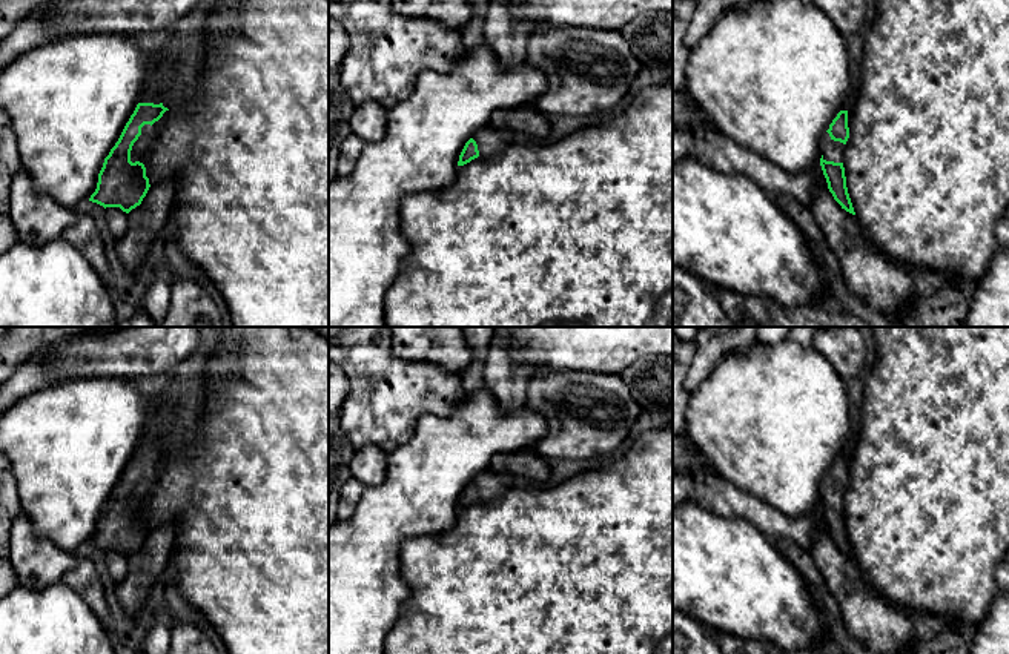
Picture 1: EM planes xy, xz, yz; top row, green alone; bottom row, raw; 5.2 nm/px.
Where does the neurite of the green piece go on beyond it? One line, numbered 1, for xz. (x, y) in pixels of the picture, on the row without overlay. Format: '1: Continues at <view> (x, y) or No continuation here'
1: Continues at xz (489, 484)

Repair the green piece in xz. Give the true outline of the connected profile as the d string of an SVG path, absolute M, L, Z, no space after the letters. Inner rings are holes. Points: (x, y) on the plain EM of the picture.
M490 470L479 473L464 490L458 510L464 510L479 499L488 500L516 487L519 481L511 474L498 474Z

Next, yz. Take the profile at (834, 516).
M840 454L829 468L829 473L820 482L820 510L834 543L842 550L842 553L855 559L848 537L843 511L843 496L848 482L848 454Z

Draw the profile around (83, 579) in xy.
M78 556L77 566L65 573L61 582L77 591L100 622L114 633L111 608L104 596L103 580L89 557Z

